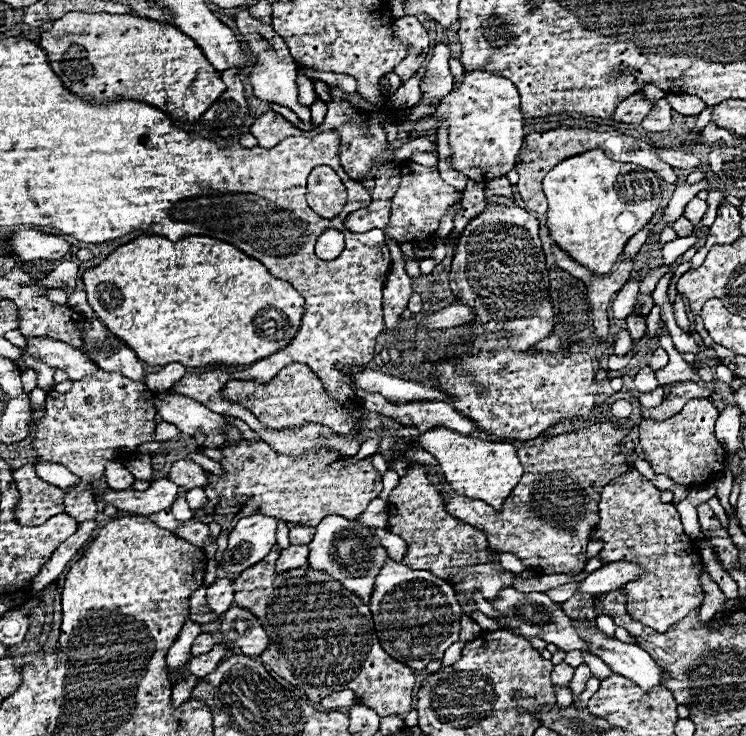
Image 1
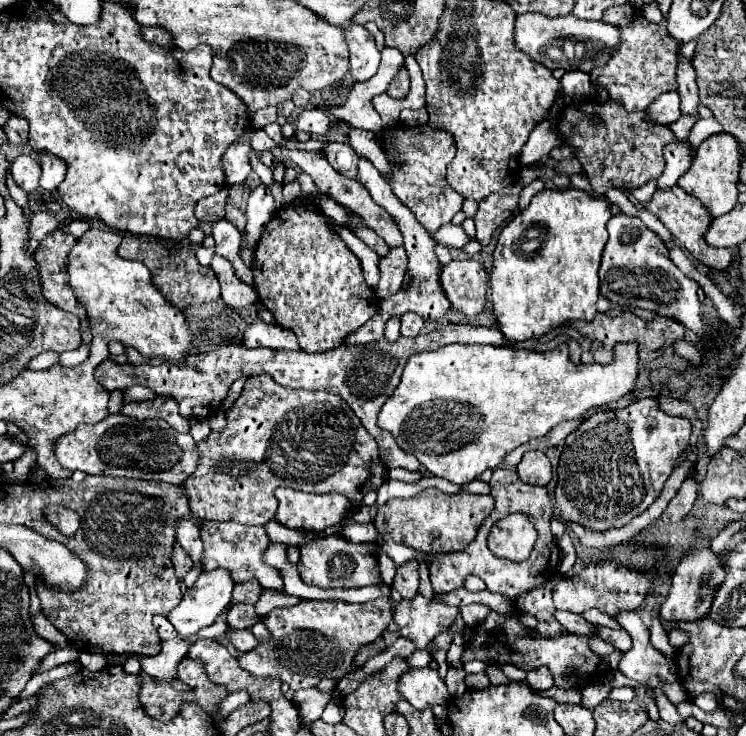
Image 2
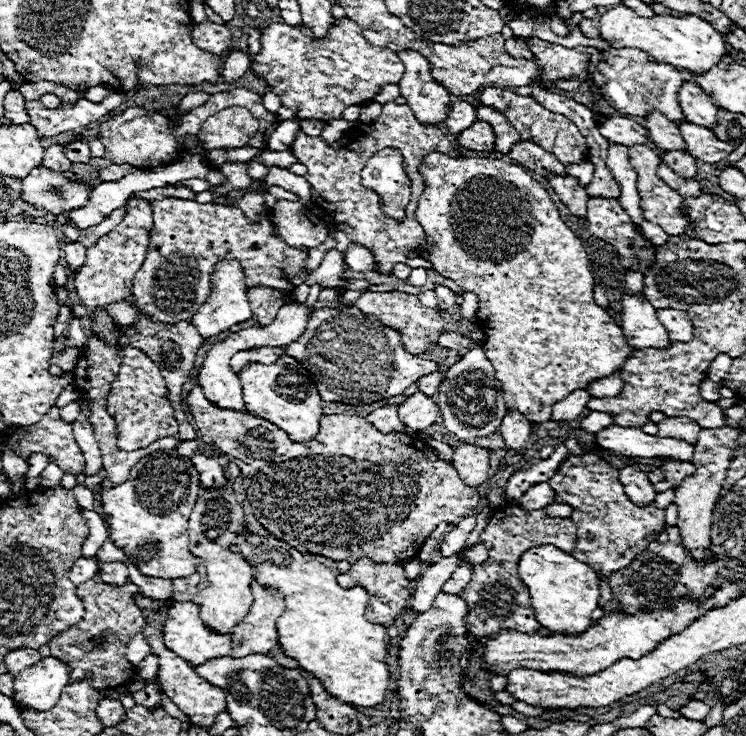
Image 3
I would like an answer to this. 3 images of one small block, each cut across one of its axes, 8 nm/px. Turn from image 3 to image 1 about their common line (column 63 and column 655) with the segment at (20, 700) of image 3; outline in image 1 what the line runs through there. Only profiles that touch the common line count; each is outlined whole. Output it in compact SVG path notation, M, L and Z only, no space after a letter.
M578 620L578 624L580 632L584 632L584 638L592 644L592 648L596 648L596 656L600 656L612 672L630 678L646 692L662 686L664 670L638 644L626 644L604 636L596 628L596 622Z

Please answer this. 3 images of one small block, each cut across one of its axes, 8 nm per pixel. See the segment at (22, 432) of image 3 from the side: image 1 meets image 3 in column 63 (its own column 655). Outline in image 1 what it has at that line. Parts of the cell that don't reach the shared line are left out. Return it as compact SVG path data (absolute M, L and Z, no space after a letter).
M694 398L686 402L686 406L662 420L642 420L640 428L640 446L644 450L644 458L650 462L656 474L666 474L674 484L682 484L688 488L704 488L710 486L718 474L726 468L724 456L726 450L714 436L714 424L720 416L720 410L714 406L710 398Z

